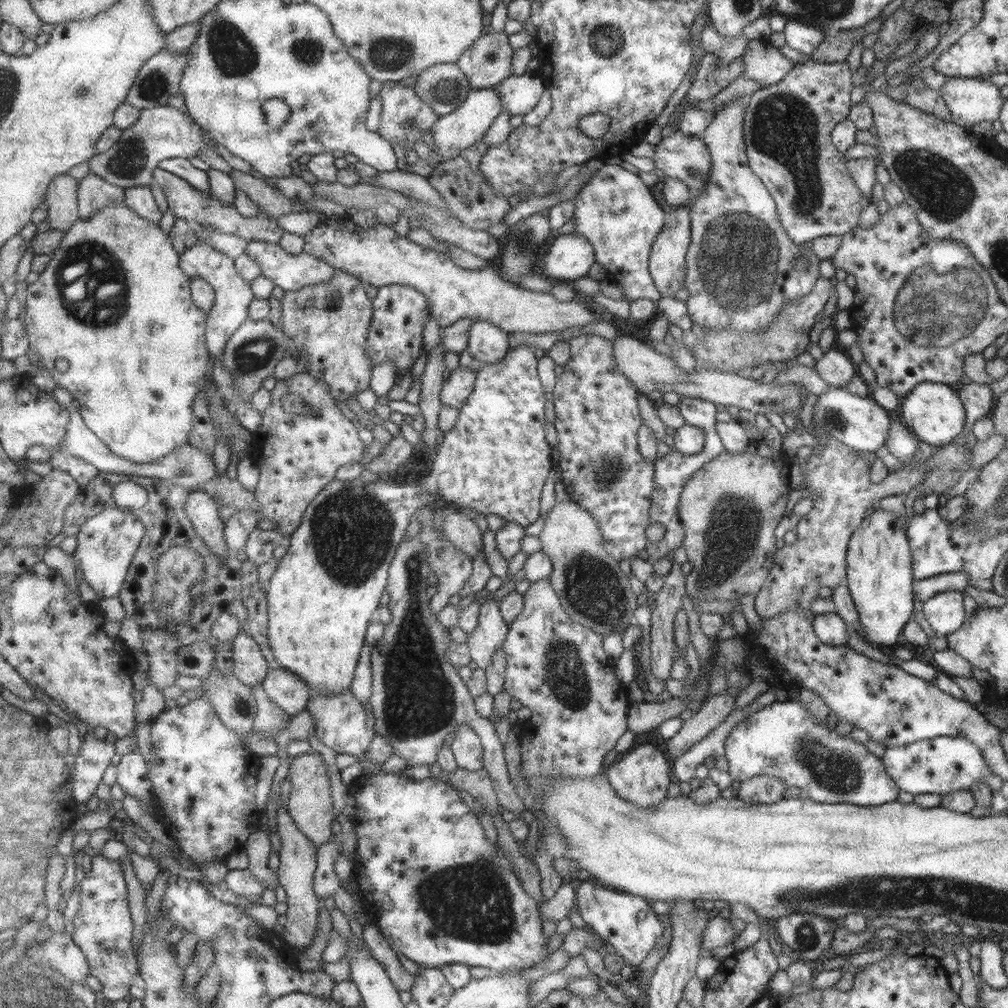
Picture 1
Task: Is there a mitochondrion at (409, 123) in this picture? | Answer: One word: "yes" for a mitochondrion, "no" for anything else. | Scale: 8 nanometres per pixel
yes

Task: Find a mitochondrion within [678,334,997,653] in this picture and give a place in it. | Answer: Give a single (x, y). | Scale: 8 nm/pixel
(732, 534)

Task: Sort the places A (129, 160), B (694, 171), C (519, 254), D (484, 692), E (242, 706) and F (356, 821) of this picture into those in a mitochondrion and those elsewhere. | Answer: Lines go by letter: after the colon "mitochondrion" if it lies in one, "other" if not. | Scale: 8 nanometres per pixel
A: mitochondrion
B: mitochondrion
C: mitochondrion
D: other
E: mitochondrion
F: other

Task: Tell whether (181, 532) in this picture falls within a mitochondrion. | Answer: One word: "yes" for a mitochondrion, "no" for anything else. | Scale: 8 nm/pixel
no

